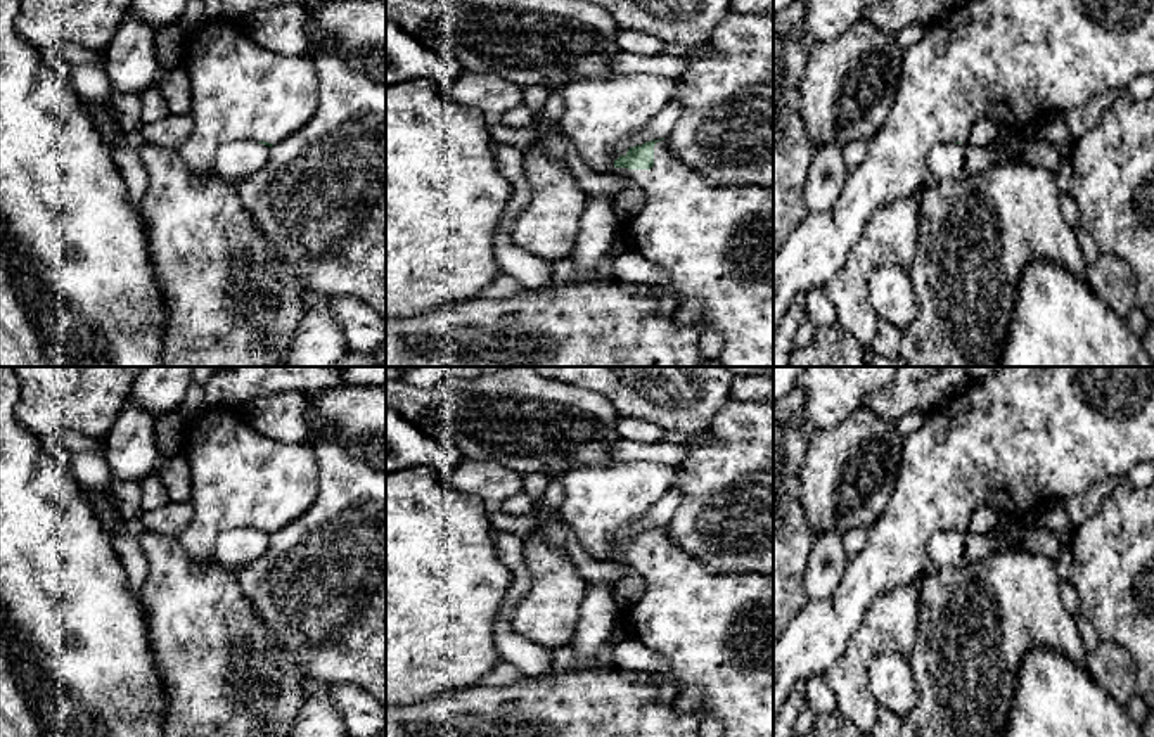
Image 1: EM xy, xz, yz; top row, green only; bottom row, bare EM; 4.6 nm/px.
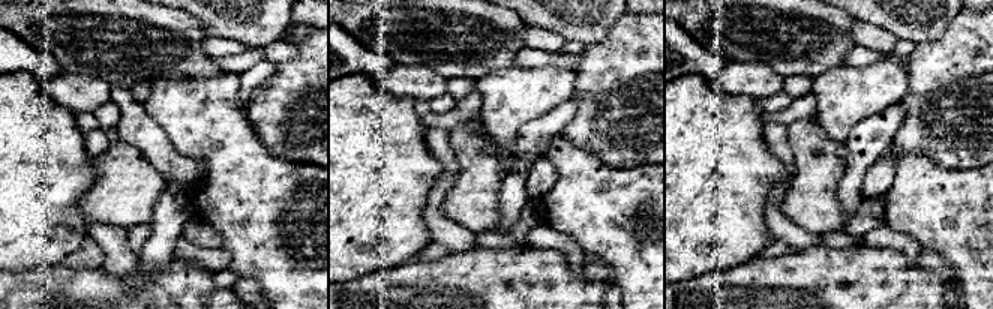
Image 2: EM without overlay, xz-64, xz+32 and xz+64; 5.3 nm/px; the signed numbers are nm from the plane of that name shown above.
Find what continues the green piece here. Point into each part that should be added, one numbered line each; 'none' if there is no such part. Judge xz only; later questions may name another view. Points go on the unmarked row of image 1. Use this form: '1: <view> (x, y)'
1: xz (715, 630)

